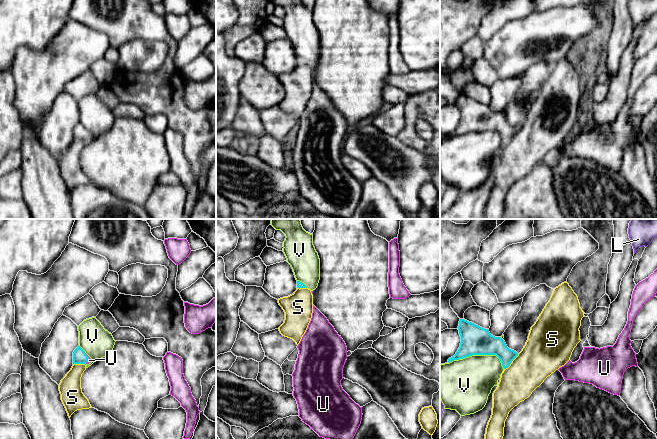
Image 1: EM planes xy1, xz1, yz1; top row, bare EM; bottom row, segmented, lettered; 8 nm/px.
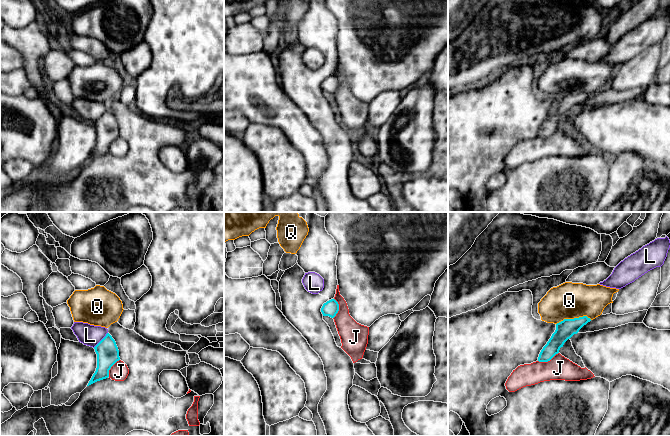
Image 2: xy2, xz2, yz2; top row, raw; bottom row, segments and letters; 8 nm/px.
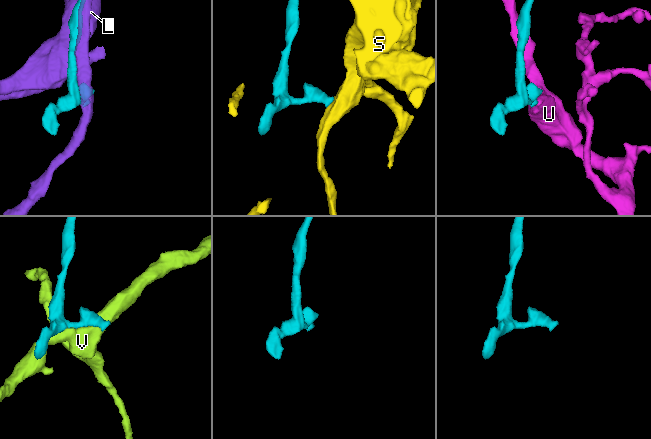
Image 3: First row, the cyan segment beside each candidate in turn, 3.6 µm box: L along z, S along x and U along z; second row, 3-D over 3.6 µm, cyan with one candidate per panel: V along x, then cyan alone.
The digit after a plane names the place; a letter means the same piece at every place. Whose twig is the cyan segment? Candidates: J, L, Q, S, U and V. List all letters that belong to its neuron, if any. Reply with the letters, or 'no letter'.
U

